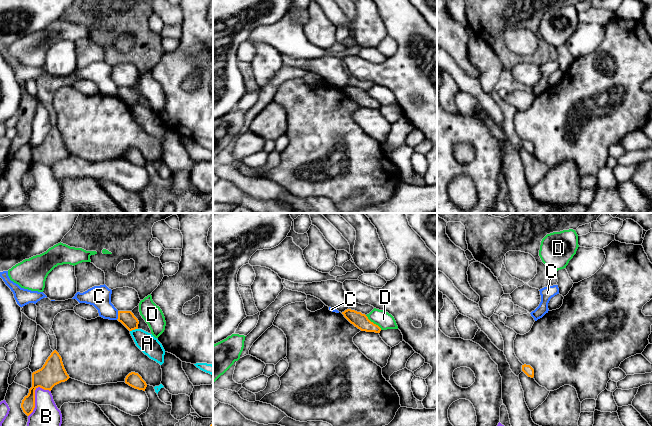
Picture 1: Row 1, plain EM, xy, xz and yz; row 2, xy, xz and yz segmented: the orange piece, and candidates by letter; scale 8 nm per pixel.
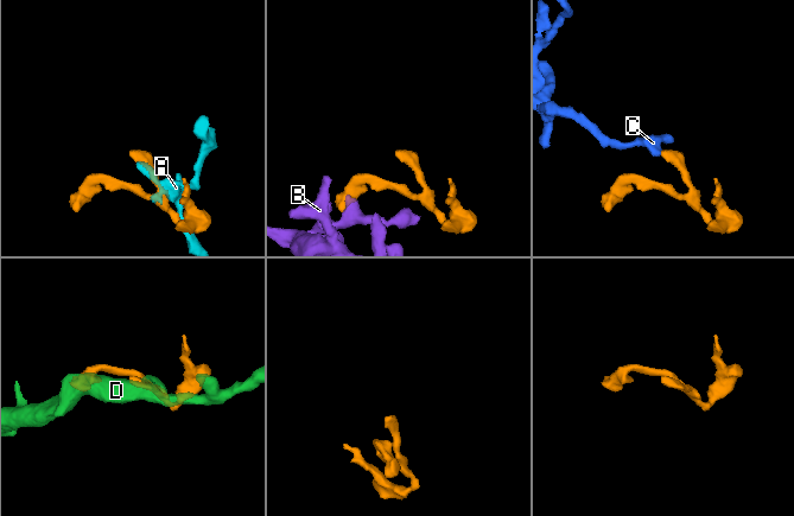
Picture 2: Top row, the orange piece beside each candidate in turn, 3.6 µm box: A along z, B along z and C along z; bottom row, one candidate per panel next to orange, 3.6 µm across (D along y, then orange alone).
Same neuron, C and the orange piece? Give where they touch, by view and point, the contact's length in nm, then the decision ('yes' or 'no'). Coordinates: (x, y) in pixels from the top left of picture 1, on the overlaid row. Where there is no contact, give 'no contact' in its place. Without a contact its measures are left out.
contact xy (118, 315); length 70 nm; no

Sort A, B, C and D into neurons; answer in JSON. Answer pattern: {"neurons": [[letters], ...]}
{"neurons": [["A"], ["B"], ["C"], ["D"]]}

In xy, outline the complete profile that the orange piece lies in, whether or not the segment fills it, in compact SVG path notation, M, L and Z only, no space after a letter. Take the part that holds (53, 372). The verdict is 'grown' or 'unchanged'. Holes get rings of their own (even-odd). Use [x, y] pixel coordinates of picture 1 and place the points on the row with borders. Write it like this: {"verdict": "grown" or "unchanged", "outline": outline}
{"verdict": "unchanged", "outline": "M54 350L43 367L32 373L32 387L29 389L28 395L24 397L21 403L23 412L27 416L33 412L35 408L35 390L38 387L51 391L55 385L65 382L69 378L61 356Z"}

